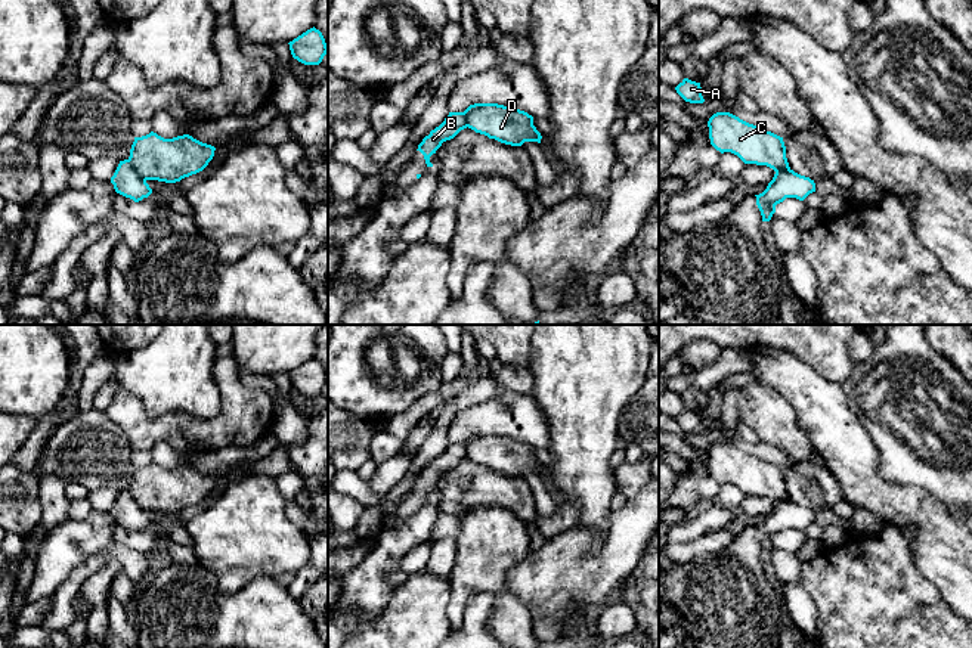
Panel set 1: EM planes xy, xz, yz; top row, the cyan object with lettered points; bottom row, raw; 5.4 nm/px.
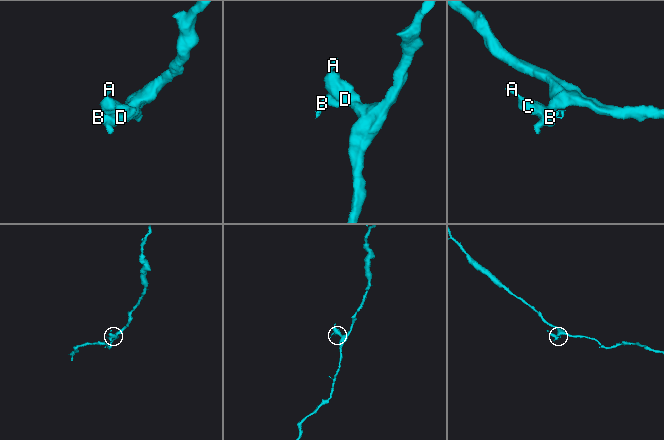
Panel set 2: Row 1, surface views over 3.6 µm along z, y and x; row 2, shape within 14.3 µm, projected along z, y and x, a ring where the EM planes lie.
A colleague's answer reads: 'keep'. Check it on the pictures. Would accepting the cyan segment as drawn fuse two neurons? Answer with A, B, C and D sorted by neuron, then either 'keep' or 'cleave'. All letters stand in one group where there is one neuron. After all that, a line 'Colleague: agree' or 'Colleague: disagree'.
groups A C D / B; cleave
Colleague: disagree

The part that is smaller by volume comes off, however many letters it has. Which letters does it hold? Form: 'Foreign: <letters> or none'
Foreign: B

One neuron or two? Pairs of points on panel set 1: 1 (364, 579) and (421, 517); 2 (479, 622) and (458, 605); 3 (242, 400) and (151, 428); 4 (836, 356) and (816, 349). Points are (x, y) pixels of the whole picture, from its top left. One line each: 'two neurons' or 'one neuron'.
1: one neuron
2: two neurons
3: one neuron
4: one neuron

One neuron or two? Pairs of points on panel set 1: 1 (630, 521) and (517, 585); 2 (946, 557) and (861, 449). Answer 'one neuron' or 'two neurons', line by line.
1: one neuron
2: one neuron

